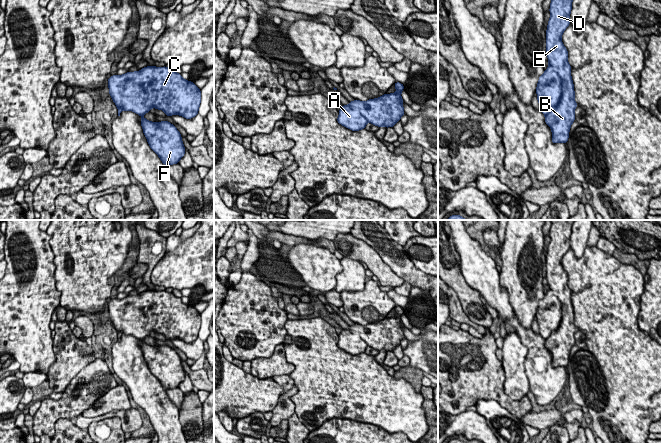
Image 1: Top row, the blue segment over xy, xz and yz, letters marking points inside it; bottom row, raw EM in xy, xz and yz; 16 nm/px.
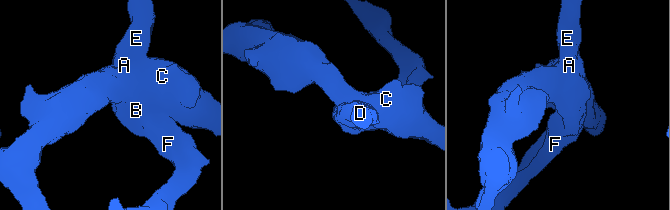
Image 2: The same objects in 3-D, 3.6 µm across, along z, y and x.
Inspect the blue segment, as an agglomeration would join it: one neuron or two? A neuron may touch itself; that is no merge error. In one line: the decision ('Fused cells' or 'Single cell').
Fused cells

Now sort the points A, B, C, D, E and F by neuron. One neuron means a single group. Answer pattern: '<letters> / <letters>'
A B D E F / C

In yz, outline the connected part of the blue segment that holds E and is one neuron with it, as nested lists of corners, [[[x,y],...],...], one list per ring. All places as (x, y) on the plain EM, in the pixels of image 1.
[[[551,220],[550,243],[546,255],[546,278],[549,290],[544,295],[548,301],[561,303],[562,319],[559,327],[546,340],[545,346],[552,355],[552,367],[567,367],[569,355],[575,344],[574,309],[568,275],[561,264],[562,258],[570,248],[572,225],[575,220]]]

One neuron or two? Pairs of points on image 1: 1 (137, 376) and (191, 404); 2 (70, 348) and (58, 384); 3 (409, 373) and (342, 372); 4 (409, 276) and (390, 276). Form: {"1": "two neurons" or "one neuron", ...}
{"1": "two neurons", "2": "one neuron", "3": "two neurons", "4": "two neurons"}

